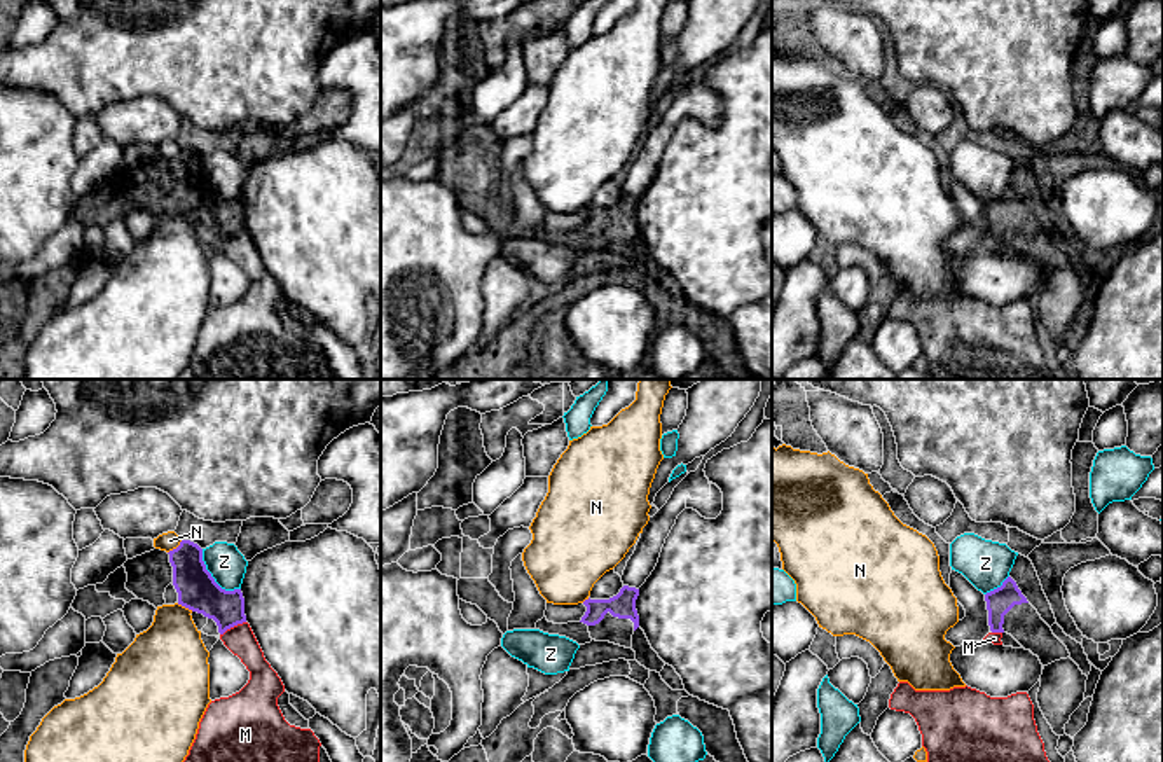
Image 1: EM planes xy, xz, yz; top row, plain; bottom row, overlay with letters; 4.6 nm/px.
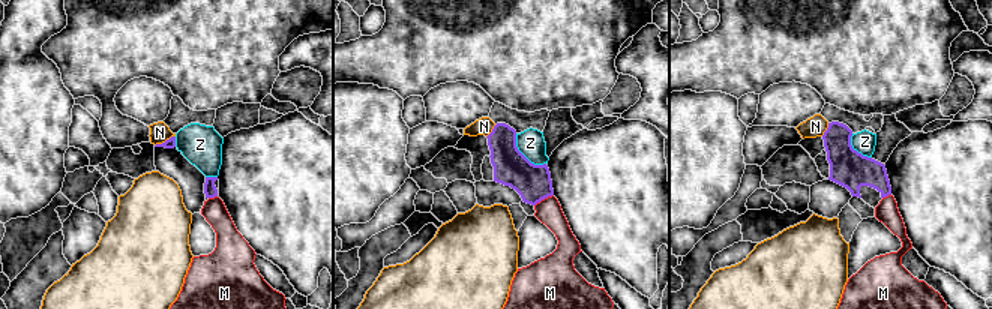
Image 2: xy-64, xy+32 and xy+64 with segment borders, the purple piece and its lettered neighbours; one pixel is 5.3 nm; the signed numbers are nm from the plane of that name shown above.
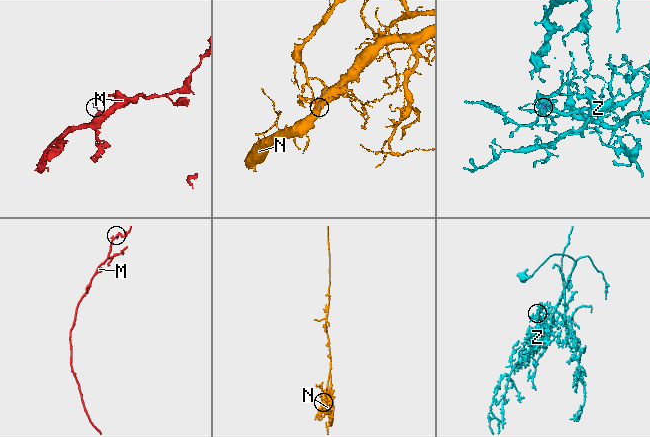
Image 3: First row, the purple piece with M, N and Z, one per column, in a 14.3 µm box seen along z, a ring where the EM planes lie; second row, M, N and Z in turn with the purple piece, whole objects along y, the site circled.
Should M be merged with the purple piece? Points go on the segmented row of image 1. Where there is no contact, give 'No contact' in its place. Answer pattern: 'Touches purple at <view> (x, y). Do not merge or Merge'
Touches purple at xy (233, 626). Merge

